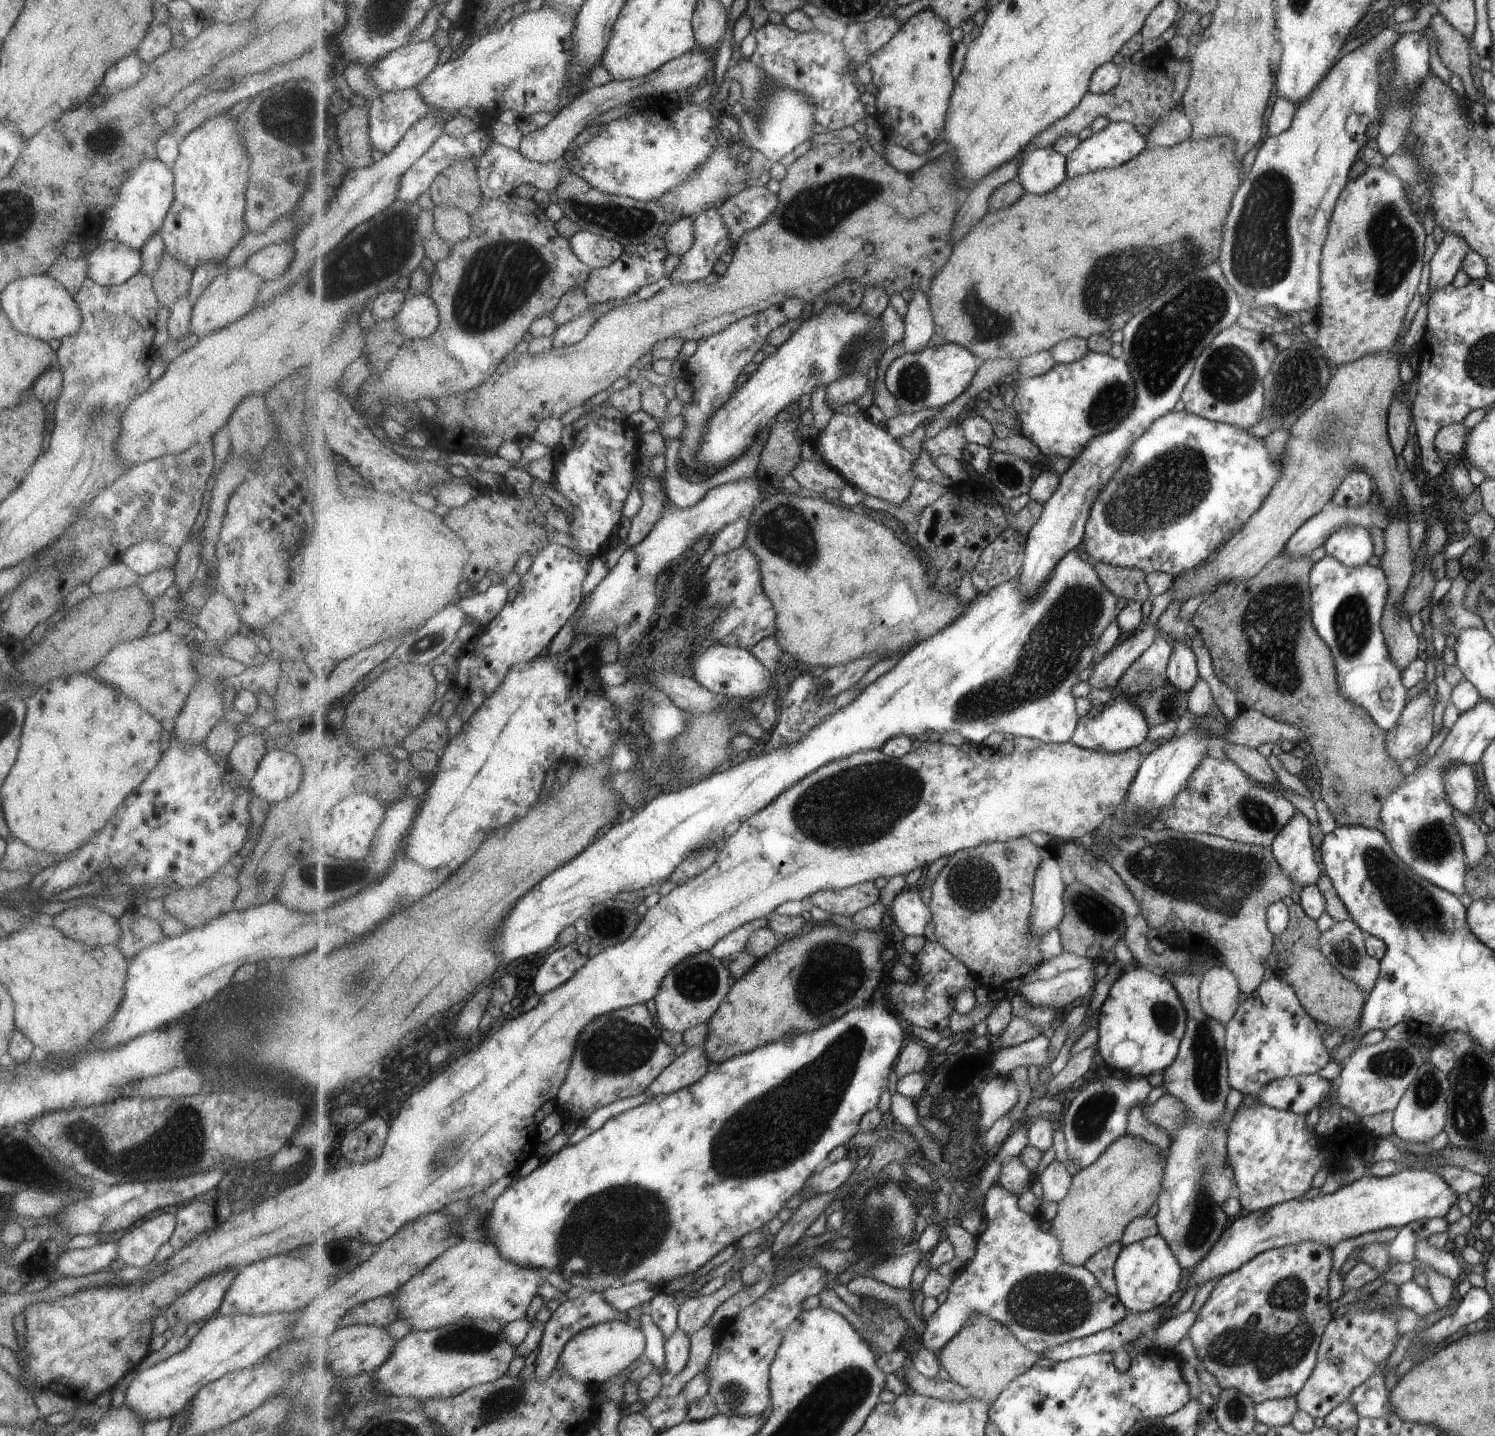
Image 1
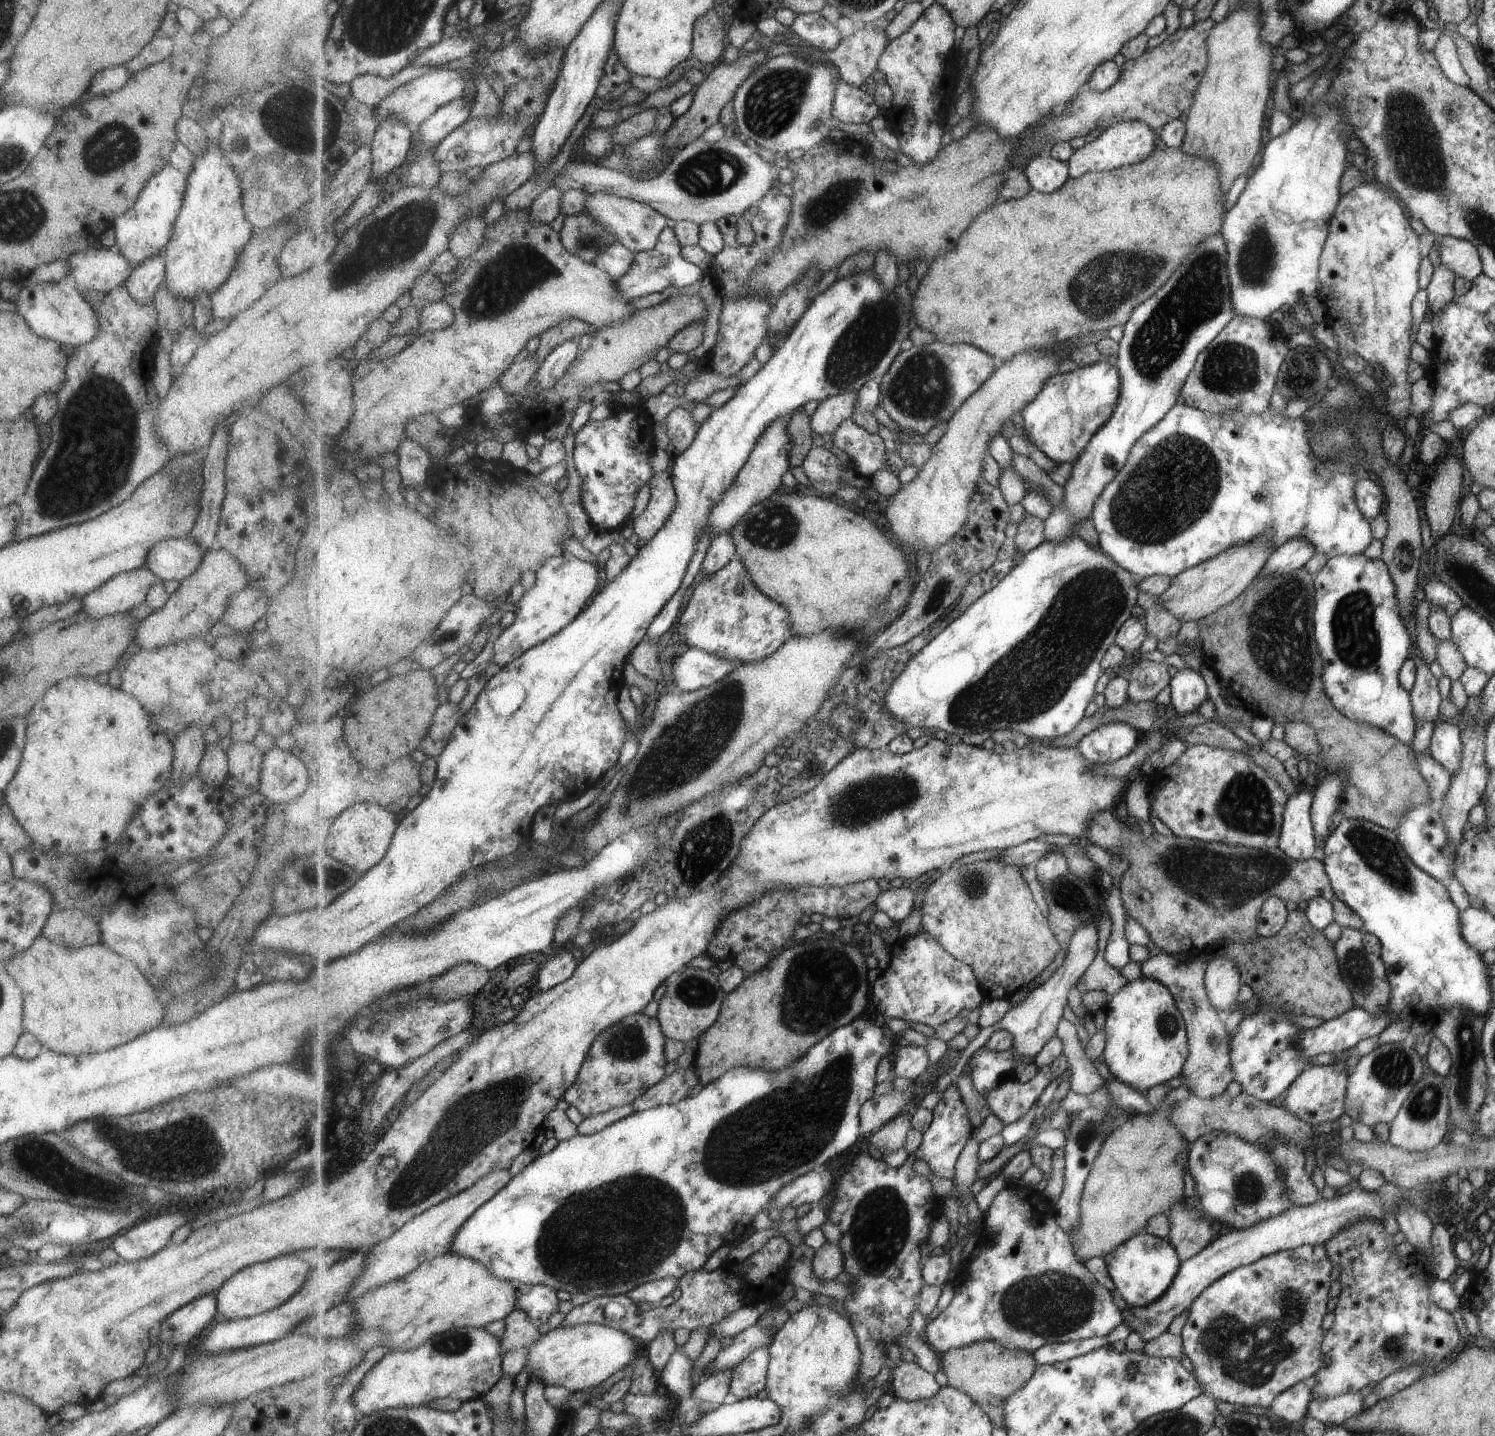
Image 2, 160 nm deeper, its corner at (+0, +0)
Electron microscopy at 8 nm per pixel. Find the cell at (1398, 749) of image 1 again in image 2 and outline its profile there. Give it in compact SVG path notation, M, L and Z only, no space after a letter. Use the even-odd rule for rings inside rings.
M1417 652L1416 671L1413 686L1410 690L1410 705L1413 716L1417 721L1434 721L1439 718L1437 708L1441 702L1438 691L1438 680L1429 671L1429 665L1421 659Z

